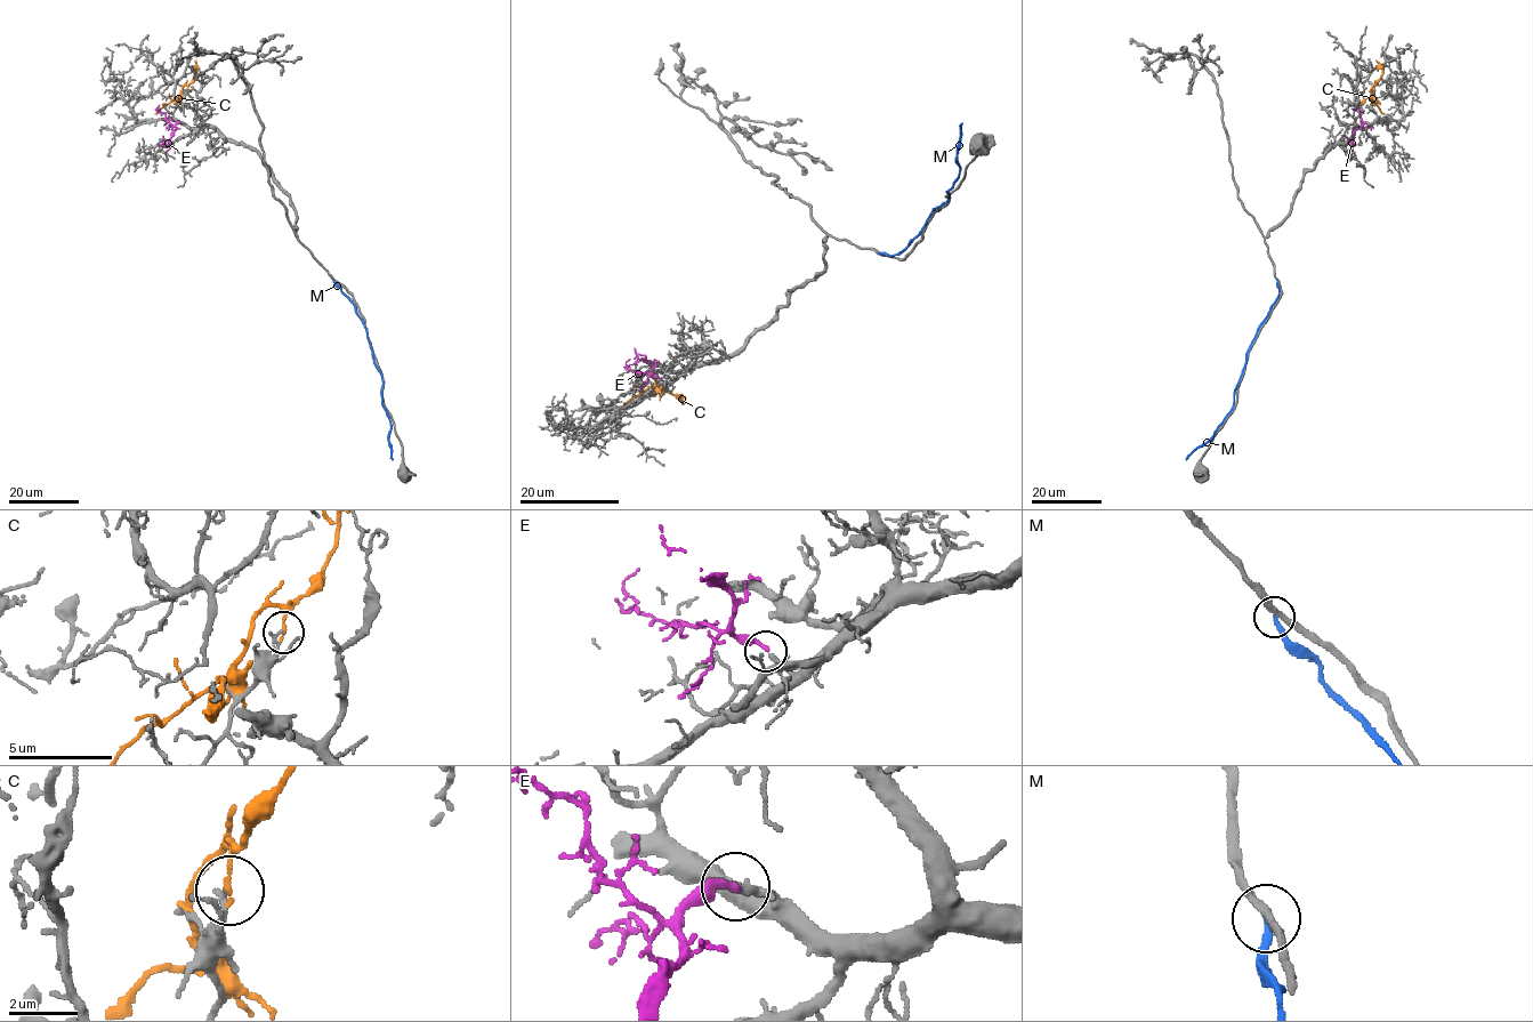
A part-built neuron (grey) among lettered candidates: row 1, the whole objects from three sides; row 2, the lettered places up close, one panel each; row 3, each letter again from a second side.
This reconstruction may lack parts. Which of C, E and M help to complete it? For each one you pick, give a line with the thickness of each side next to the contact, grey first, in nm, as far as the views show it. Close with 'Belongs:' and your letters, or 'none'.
E: calibres 240 and 240 nm
Belongs: E

